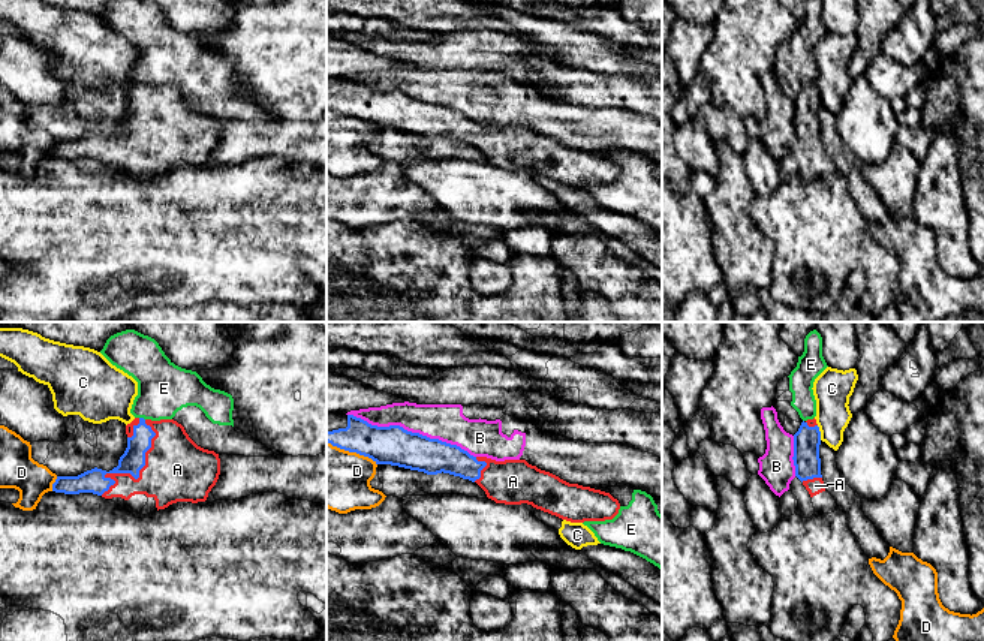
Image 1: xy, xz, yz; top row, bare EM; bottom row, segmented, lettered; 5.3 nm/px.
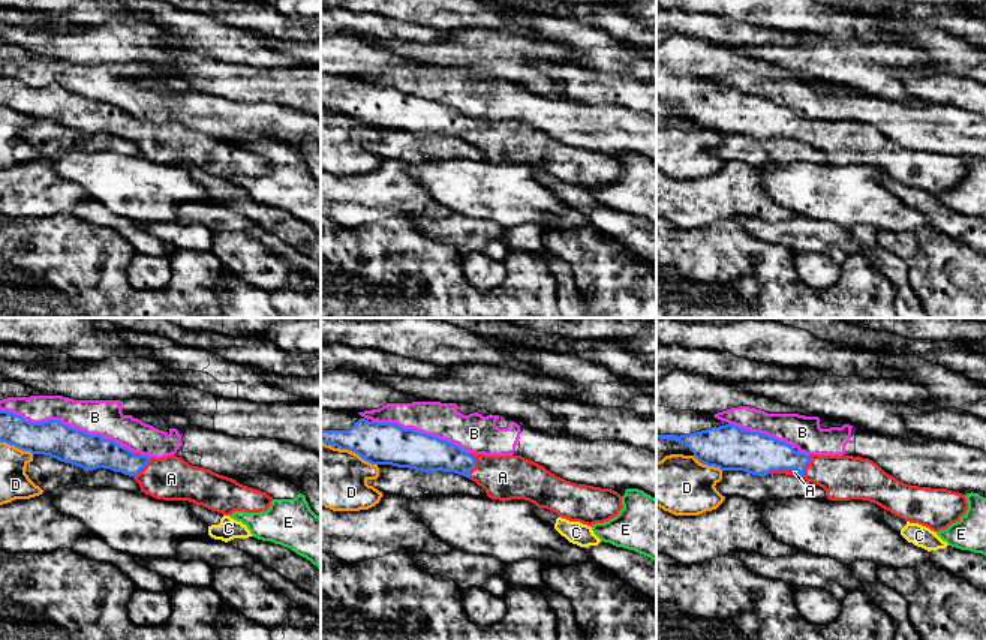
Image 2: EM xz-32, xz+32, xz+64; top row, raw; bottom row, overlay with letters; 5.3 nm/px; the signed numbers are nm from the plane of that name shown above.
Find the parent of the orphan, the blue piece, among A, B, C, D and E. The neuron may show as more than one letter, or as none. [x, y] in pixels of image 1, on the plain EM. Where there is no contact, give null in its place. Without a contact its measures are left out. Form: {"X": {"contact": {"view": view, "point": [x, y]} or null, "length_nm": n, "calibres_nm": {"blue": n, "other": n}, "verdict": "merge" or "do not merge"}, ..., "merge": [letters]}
{"A": {"contact": {"view": "xy", "point": [138, 141]}, "length_nm": 480, "calibres_nm": {"blue": 130, "other": 340}, "verdict": "merge"}, "B": {"contact": {"view": "xz", "point": [411, 96]}, "length_nm": 750, "calibres_nm": {"blue": 220, "other": 200}, "verdict": "do not merge"}, "C": {"contact": {"view": "yz", "point": [820, 98]}, "length_nm": 80, "calibres_nm": {"blue": 140, "other": 200}, "verdict": "do not merge"}, "D": {"contact": {"view": "xz", "point": [352, 116]}, "length_nm": 300, "calibres_nm": {"blue": 220, "other": 340}, "verdict": "do not merge"}, "E": {"contact": {"view": "xy", "point": [143, 83]}, "length_nm": 40, "calibres_nm": {"blue": 130, "other": 280}, "verdict": "do not merge"}, "merge": ["A"]}

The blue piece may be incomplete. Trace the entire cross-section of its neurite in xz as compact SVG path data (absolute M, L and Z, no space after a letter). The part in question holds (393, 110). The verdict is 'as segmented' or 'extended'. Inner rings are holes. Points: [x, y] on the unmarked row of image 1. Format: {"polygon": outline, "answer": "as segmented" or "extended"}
{"polygon": "M327 76L327 106L340 114L371 123L376 129L391 129L427 139L449 138L476 147L496 168L527 168L571 187L613 184L620 168L610 157L569 148L559 141L529 129L526 124L496 126L473 121L457 109L412 97L400 90L377 91L353 79Z", "answer": "extended"}

